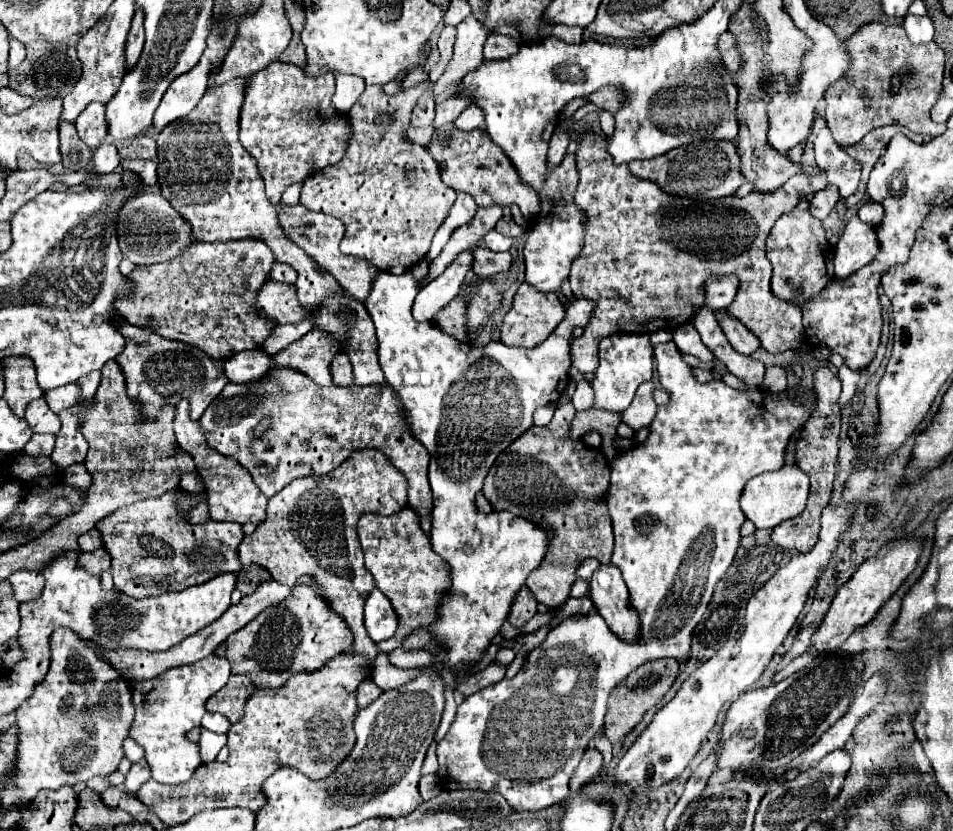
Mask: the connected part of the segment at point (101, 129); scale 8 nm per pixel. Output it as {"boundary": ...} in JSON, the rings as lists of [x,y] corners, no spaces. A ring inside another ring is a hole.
{"boundary":[[[91,102],[75,120],[81,140],[95,150],[105,140],[105,106],[101,102]]]}

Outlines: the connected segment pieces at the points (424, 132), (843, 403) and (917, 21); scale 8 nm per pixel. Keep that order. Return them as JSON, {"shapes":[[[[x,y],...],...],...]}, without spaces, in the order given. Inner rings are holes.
{"shapes":[[[[409,126],[407,128],[407,138],[419,146],[427,146],[429,144],[429,138],[433,134],[433,126],[427,126],[427,128],[415,128],[415,126]]],[[[841,366],[839,368],[839,378],[843,382],[843,392],[841,392],[841,398],[839,398],[839,406],[841,410],[843,408],[849,408],[851,406],[851,398],[855,396],[857,392],[857,382],[859,382],[859,372],[851,372],[847,366]]],[[[905,16],[903,28],[911,42],[929,42],[933,40],[933,24],[927,16]]]]}

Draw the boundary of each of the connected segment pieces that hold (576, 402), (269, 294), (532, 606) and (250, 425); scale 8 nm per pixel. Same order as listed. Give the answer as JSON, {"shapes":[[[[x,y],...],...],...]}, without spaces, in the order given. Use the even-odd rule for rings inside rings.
{"shapes":[[[[571,368],[569,374],[571,374],[573,380],[577,380],[577,390],[575,390],[573,398],[571,398],[575,410],[581,412],[581,410],[593,408],[593,388],[591,388],[591,384],[589,384],[589,382],[581,376],[581,372],[575,370],[575,368]]],[[[267,282],[257,294],[257,306],[267,316],[275,318],[279,324],[299,322],[303,316],[301,306],[297,302],[295,286],[279,286],[277,282]]],[[[521,588],[517,592],[517,596],[515,596],[515,600],[513,600],[511,610],[509,610],[509,622],[513,626],[523,626],[535,614],[537,614],[537,600],[535,600],[535,596],[527,588]]],[[[271,362],[269,372],[249,384],[233,384],[229,382],[223,392],[209,404],[205,414],[201,416],[199,424],[205,430],[205,438],[209,446],[213,446],[223,456],[235,458],[243,468],[247,468],[253,476],[253,482],[259,486],[259,490],[265,496],[273,496],[279,490],[283,490],[289,482],[303,478],[303,476],[323,476],[331,470],[339,468],[351,452],[373,448],[383,452],[389,462],[401,470],[407,478],[407,498],[409,508],[413,508],[419,516],[431,514],[433,508],[433,496],[431,486],[427,482],[427,466],[429,466],[429,452],[427,448],[411,436],[401,400],[397,398],[397,392],[385,382],[381,386],[349,386],[349,388],[337,388],[337,386],[317,386],[307,374],[293,370],[293,368],[279,368],[275,362]],[[259,420],[271,420],[269,430],[257,438],[253,434]]]]}

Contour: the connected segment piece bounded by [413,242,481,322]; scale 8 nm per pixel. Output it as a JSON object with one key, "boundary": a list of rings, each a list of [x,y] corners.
{"boundary":[[[481,242],[461,252],[441,276],[437,276],[433,282],[429,282],[419,290],[413,304],[413,318],[417,322],[431,322],[435,312],[457,296],[467,274],[473,270],[473,250],[477,246],[481,246]]]}

